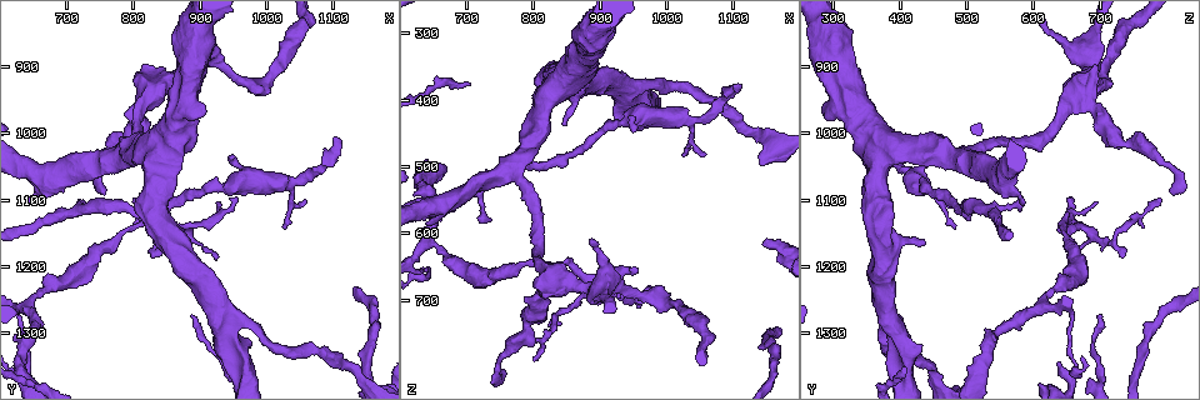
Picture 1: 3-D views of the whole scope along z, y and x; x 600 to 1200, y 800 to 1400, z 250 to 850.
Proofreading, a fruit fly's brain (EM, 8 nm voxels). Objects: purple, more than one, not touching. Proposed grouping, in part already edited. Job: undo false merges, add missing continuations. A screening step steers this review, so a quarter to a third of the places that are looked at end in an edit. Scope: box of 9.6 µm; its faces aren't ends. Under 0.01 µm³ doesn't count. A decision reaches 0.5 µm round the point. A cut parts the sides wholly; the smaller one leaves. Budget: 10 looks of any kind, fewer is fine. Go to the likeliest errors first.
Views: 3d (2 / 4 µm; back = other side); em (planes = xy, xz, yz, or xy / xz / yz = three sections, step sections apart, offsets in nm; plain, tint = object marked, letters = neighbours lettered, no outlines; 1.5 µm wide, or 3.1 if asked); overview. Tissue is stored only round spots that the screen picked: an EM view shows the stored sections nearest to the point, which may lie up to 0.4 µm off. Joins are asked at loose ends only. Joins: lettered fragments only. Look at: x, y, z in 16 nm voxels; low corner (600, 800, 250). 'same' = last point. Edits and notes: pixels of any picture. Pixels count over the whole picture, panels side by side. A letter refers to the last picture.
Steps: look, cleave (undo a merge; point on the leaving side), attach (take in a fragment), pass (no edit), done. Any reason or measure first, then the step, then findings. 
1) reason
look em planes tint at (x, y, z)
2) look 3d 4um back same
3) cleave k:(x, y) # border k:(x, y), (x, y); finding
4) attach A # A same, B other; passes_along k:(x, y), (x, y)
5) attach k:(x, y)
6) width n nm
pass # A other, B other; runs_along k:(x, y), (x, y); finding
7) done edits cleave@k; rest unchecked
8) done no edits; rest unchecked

thin end
look em planes letters at (890, 1275, 700)

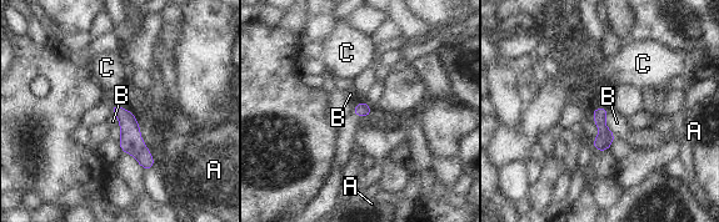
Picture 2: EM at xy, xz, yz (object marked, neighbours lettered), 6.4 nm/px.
pass # A other, B other, C other; runs_along 2:(114, 107), (150, 165); no lettered fragment goes on from it

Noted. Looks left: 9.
free end
look 3d 4um back at (865, 1055, 360)

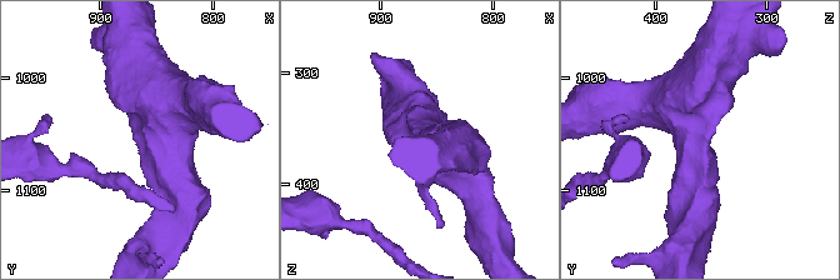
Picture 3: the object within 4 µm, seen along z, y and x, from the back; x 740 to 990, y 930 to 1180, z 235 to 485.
look em xz step 8 letters at (866, 1058, 354)

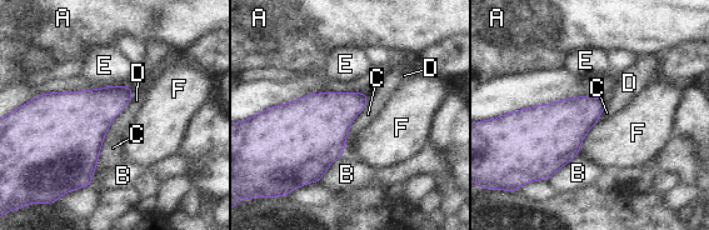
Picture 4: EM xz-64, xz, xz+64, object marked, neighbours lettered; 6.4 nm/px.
longest_contact C 600 nm
pass # A other, B other, C other, D other, E other, F other; border 4:(600, 119), (587, 134), (578, 154); none of them fits

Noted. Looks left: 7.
thin end
look 3d 2um at (755, 1095, 805)

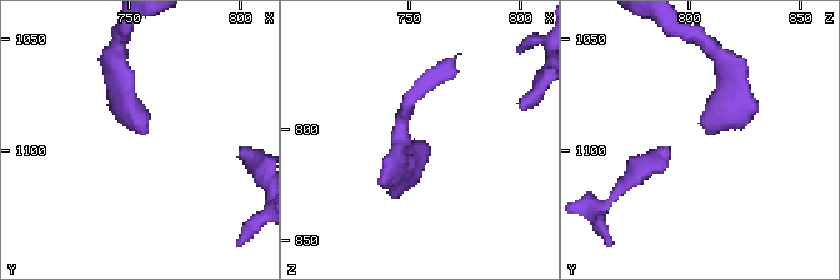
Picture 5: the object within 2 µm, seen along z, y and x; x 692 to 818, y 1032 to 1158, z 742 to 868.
look em planes plain at (758, 1093, 809)

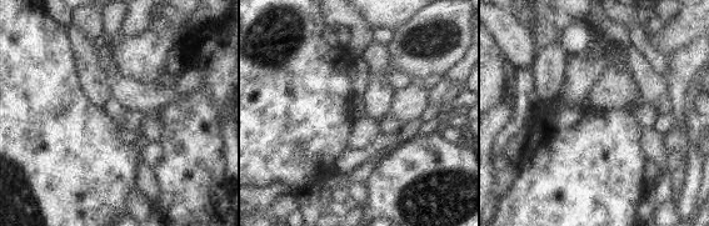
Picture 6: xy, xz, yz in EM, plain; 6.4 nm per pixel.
look em planes letters same

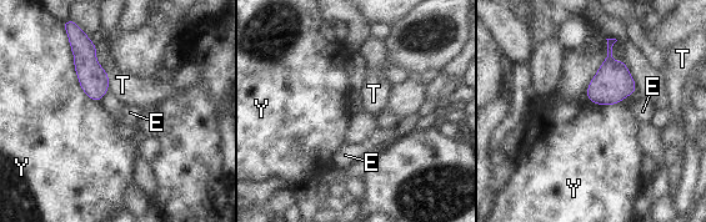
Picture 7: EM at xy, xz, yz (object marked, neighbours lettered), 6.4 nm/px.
longest_contact Y 420 nm
pass # E other, T other, Y other; border 7:(110, 75), (108, 90); none of them fits

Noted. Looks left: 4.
thin end
look 3d 4um at (955, 1095, 655)

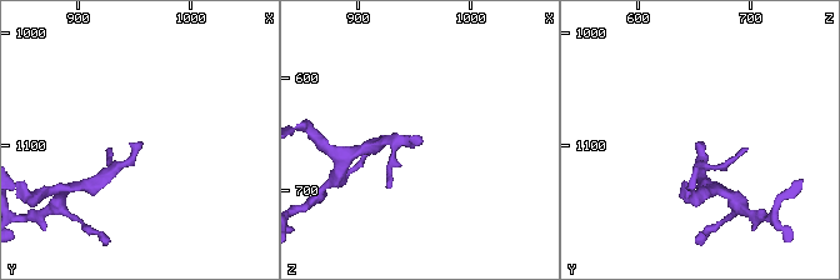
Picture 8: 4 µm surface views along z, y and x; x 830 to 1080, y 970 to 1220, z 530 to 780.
shape alone is not enough
look em xz step 4 tint at (956, 1096, 656)

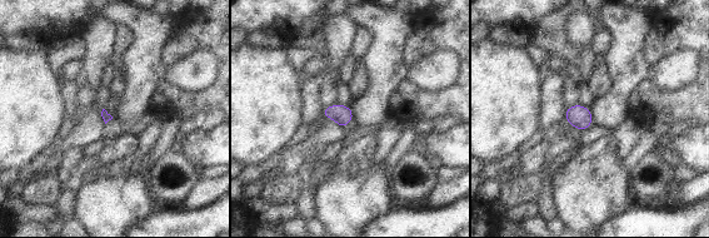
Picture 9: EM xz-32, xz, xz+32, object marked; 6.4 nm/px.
look em planes letters same

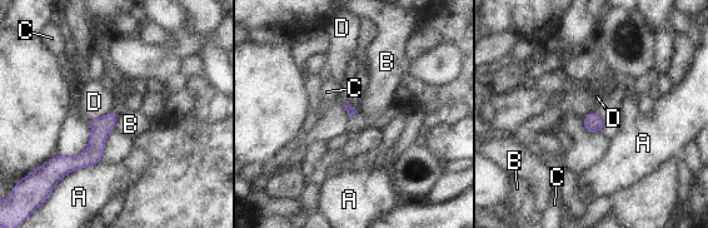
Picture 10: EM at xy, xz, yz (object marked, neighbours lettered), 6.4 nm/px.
pass # A other, B other, C other, D other; border 10:(110, 110), (88, 120); none of them fits

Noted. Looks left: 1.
done no edits; rest unchecked

